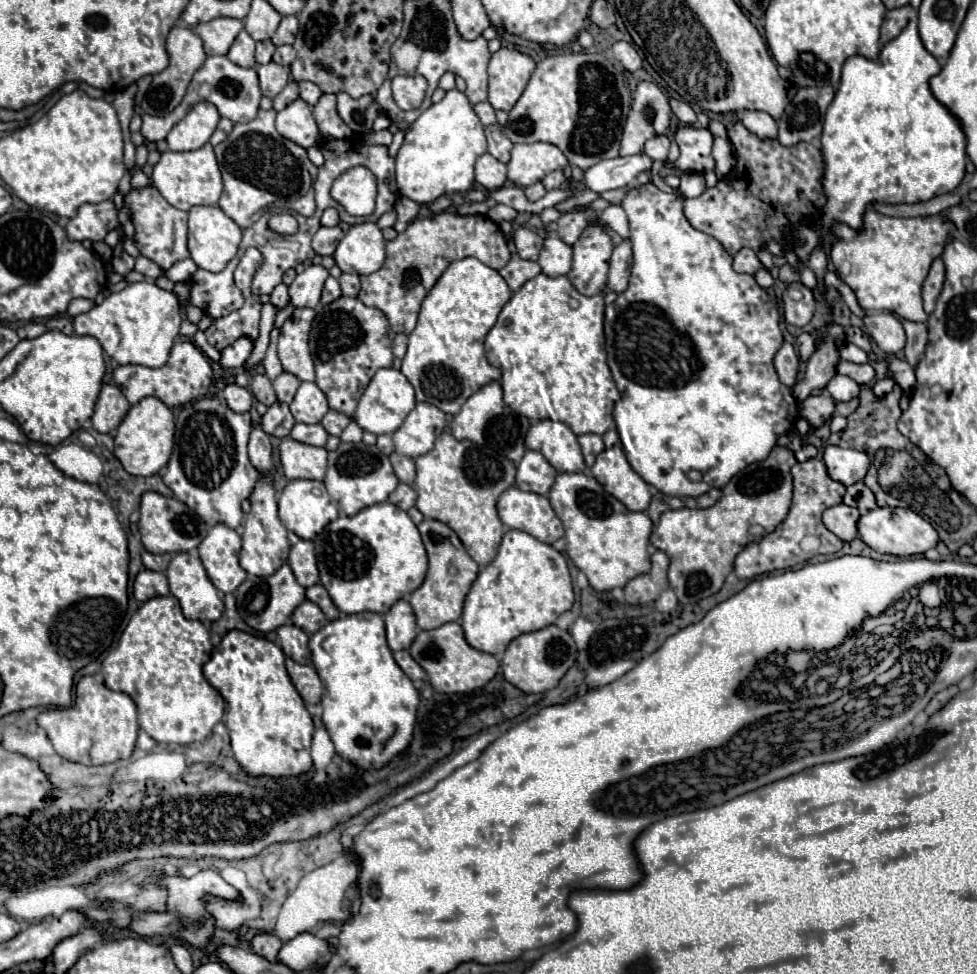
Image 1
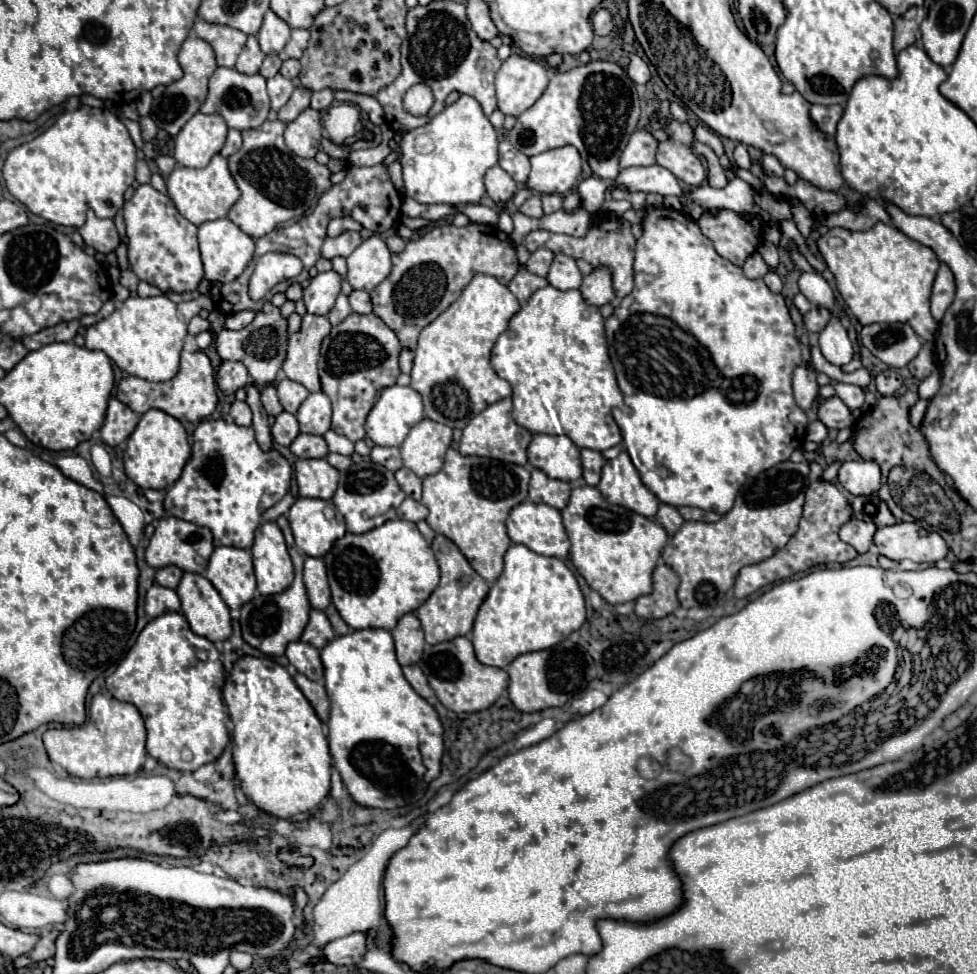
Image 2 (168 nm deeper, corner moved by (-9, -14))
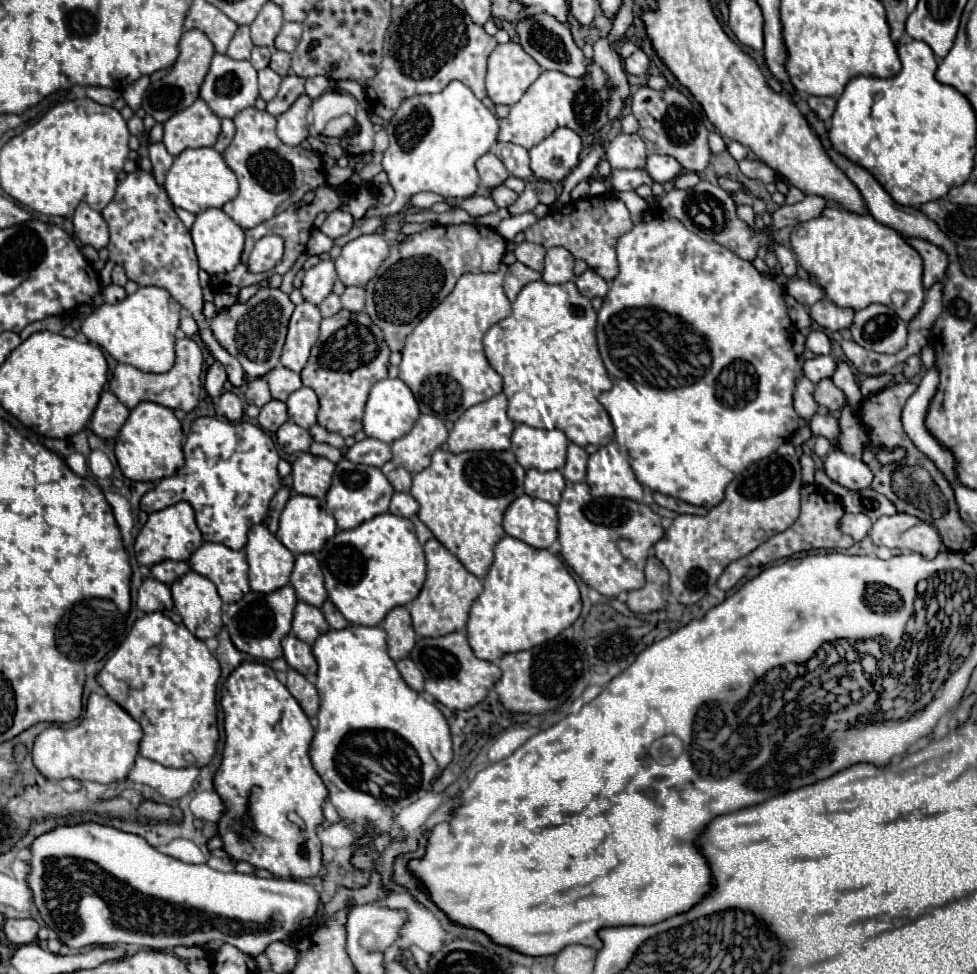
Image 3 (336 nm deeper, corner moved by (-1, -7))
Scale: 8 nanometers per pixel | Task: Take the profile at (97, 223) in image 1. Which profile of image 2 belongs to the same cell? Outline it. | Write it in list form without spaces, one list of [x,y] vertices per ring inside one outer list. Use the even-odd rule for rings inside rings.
[[[88,210],[86,224],[78,232],[84,238],[86,246],[92,246],[96,252],[102,252],[102,254],[114,252],[116,246],[120,244],[114,222],[108,218],[104,218],[104,220],[98,218],[92,210]]]

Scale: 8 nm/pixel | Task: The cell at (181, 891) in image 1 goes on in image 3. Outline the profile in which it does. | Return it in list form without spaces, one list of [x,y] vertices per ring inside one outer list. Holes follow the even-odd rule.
[[[80,823],[74,827],[56,827],[54,831],[38,837],[34,841],[34,845],[30,847],[32,851],[32,873],[28,877],[32,893],[34,893],[34,903],[40,911],[40,917],[44,919],[44,923],[54,929],[60,937],[60,943],[68,945],[70,949],[84,949],[84,947],[94,947],[94,945],[140,945],[140,947],[150,947],[150,949],[174,949],[176,945],[182,947],[200,947],[206,951],[210,941],[222,941],[222,943],[230,943],[234,947],[238,947],[240,951],[244,951],[246,955],[258,957],[264,953],[264,947],[268,947],[268,943],[276,943],[276,941],[284,941],[292,935],[292,931],[296,929],[296,925],[302,919],[314,917],[316,909],[318,909],[318,901],[320,901],[320,893],[308,885],[308,883],[296,883],[290,879],[262,879],[256,875],[244,875],[244,873],[222,873],[216,871],[208,865],[188,865],[182,863],[170,855],[164,855],[160,851],[156,851],[154,847],[150,847],[146,843],[146,839],[132,835],[132,833],[124,833],[118,831],[114,827],[106,827],[106,825],[98,825],[98,823]]]

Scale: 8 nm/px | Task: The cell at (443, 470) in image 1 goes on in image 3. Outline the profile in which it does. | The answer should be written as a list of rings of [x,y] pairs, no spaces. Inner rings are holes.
[[[436,449],[430,467],[414,475],[410,493],[420,503],[420,521],[472,575],[482,579],[494,561],[494,545],[504,537],[502,515],[514,499],[524,495],[524,473],[512,451],[456,455]]]

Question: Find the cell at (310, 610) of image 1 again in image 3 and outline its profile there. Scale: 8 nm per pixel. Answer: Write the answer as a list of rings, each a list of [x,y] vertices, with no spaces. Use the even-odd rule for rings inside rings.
[[[302,601],[296,605],[294,621],[292,621],[292,633],[300,641],[312,645],[316,641],[316,637],[326,633],[328,629],[330,627],[328,627],[328,623],[326,623],[326,619],[318,607],[312,607],[312,605],[302,603]]]

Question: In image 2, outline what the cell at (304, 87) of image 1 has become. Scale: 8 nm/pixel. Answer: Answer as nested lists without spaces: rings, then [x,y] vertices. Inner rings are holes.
[[[324,88],[324,90],[318,90],[318,92],[312,92],[312,108],[314,110],[328,110],[330,104],[334,102],[334,92],[330,88]]]

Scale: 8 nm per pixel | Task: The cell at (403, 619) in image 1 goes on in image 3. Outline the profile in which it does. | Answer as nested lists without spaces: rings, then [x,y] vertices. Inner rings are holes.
[[[406,607],[392,609],[382,621],[382,629],[388,633],[388,655],[394,661],[408,657],[416,643],[410,611]]]

